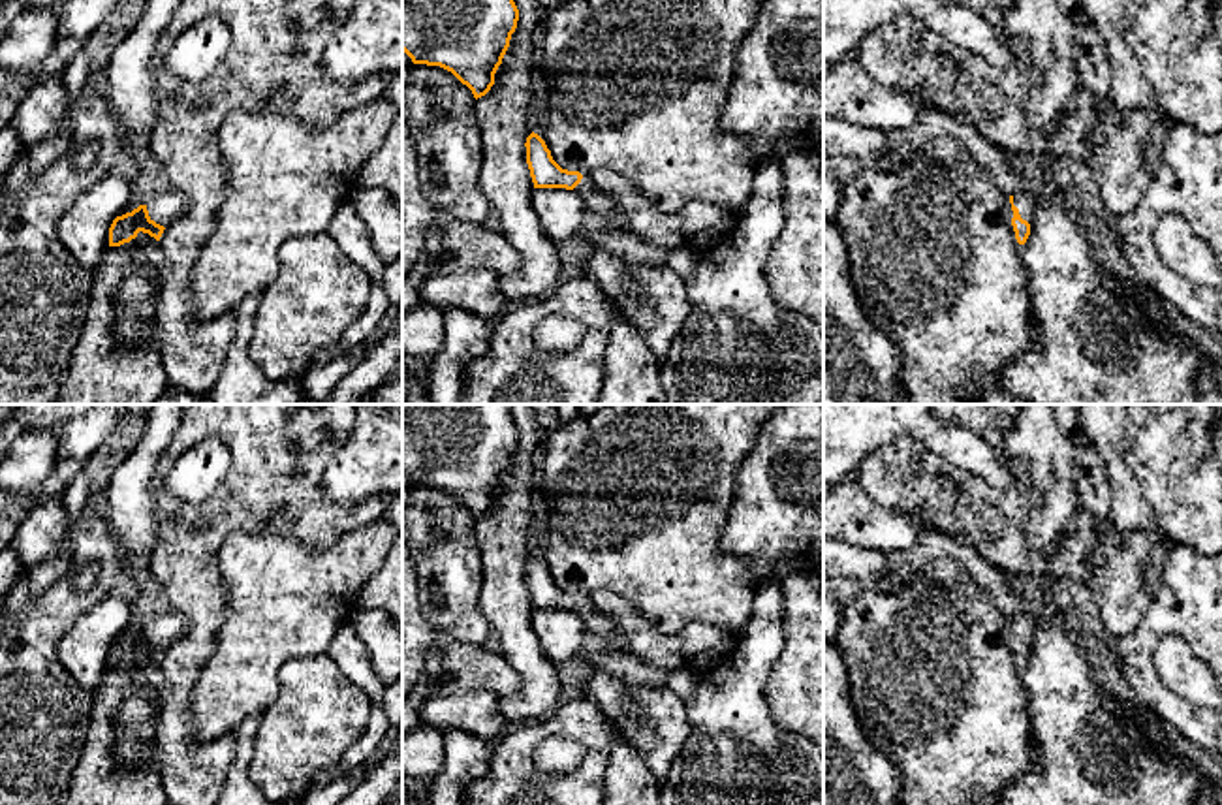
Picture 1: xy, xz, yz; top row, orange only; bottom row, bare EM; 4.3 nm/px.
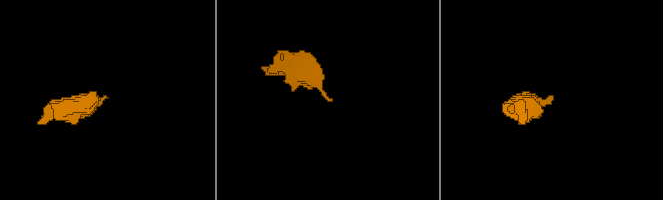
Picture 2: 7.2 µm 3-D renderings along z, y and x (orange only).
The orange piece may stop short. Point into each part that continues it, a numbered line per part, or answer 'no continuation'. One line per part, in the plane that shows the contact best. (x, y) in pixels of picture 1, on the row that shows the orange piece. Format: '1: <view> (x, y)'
1: xy (166, 207)

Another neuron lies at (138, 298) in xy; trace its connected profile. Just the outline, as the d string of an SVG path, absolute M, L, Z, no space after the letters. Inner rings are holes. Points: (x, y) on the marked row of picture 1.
M139 269L126 276L115 295L115 337L124 344L145 344L160 352L158 305L162 288L150 269Z

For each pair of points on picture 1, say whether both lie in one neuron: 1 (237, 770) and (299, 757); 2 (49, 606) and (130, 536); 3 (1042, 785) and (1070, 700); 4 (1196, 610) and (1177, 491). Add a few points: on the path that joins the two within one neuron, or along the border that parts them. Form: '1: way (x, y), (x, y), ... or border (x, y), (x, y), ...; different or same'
1: border (260, 725), (249, 770), (249, 779), (254, 785); different
2: border (104, 505), (104, 523), (119, 544), (126, 574); different
3: way (1063, 764), (1070, 743), (1070, 721); same
4: border (1175, 542), (1189, 544), (1202, 555); different

